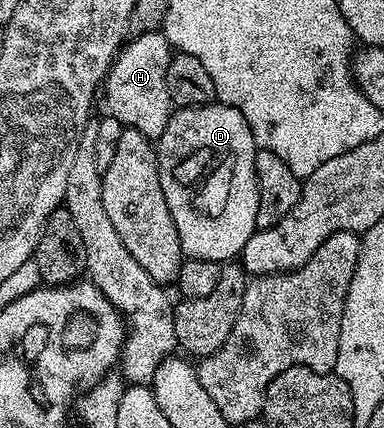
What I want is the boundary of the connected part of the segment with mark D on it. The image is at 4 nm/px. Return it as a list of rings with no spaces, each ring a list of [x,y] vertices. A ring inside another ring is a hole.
[[[220,100],[205,106],[183,106],[174,109],[163,136],[156,139],[157,167],[161,191],[178,229],[185,258],[211,260],[222,264],[236,259],[241,249],[257,230],[259,188],[255,176],[255,156],[259,149],[253,139],[253,129],[243,120],[239,108]]]

